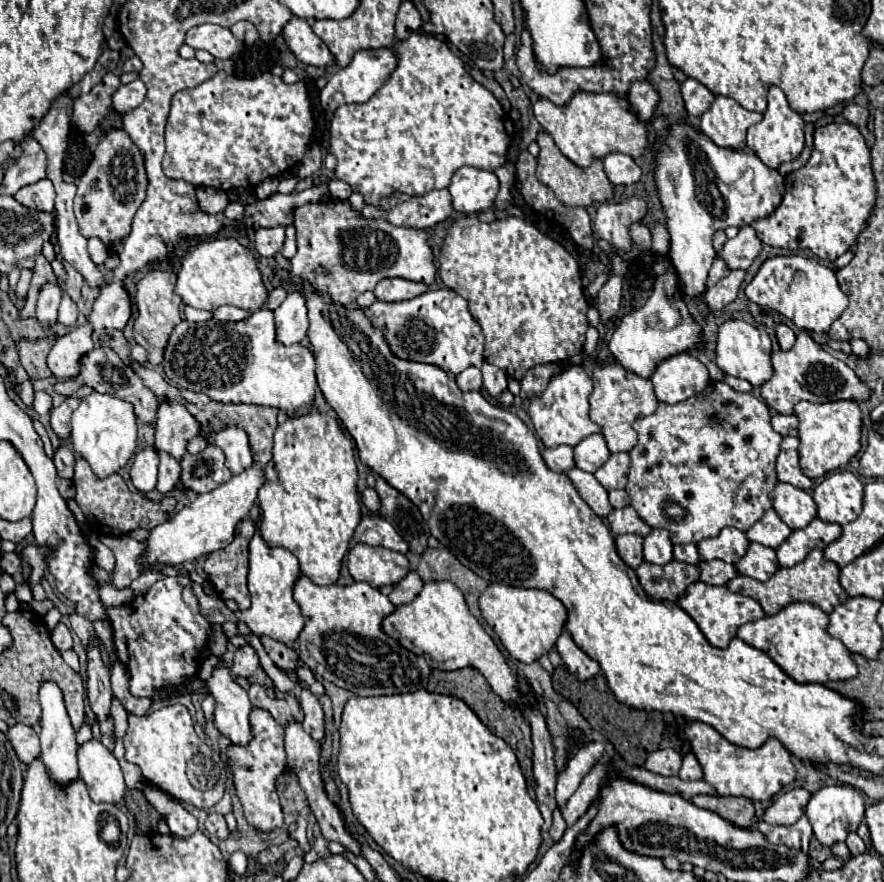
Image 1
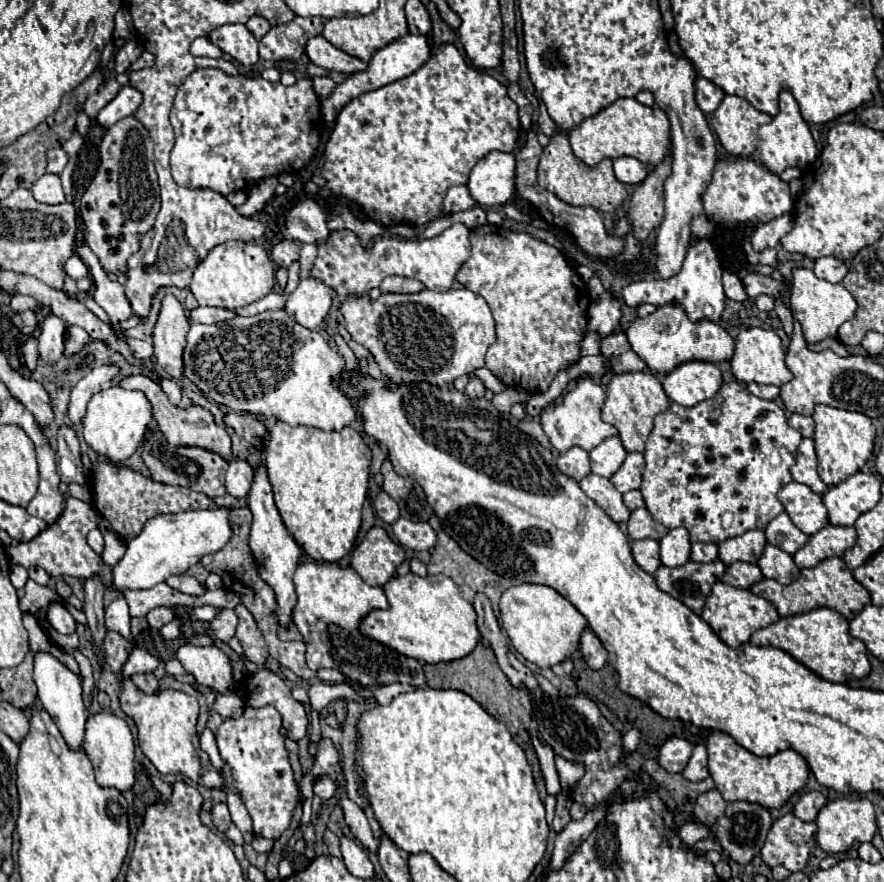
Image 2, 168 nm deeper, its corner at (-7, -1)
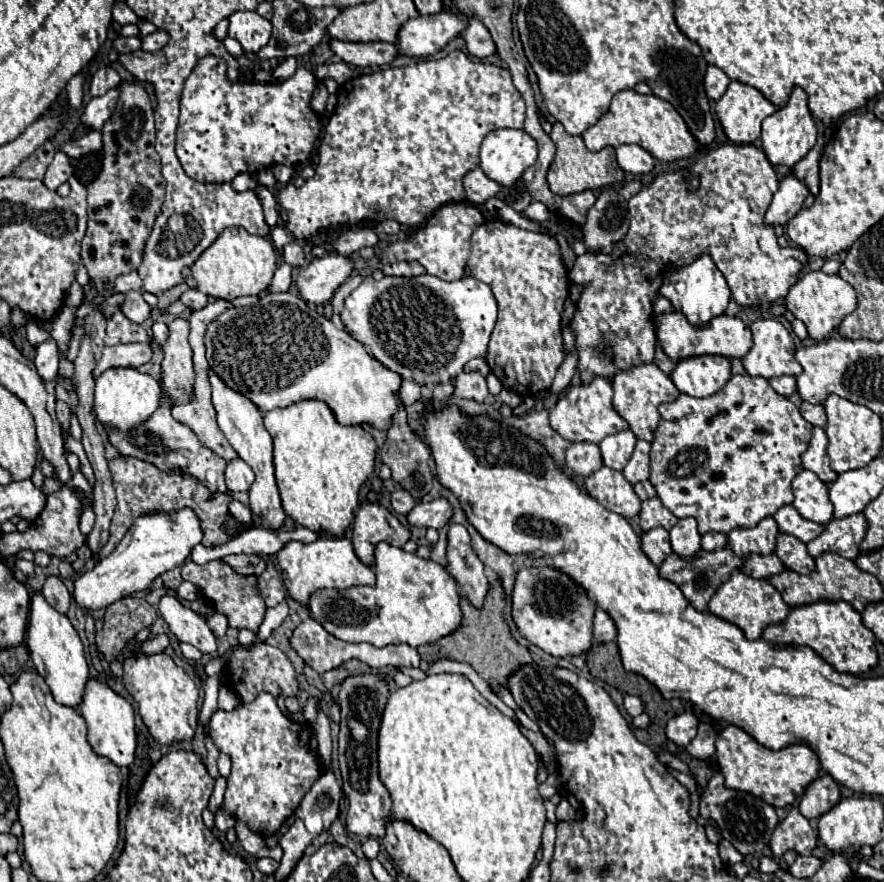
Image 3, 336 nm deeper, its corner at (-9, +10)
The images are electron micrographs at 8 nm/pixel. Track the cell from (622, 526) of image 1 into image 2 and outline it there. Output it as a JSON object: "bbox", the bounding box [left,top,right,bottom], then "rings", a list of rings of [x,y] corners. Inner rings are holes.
{"bbox":[627,508,667,540],"rings":[[[639,508],[631,512],[631,518],[627,522],[627,532],[631,540],[641,540],[641,538],[661,540],[667,534],[667,528],[655,522],[653,516],[647,512],[647,508]]]}

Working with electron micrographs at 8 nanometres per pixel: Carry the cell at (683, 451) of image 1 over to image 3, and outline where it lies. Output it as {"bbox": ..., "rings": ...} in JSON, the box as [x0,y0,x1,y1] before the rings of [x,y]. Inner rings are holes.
{"bbox":[649,375,813,533],"rings":[[[733,375],[729,379],[729,383],[713,393],[711,397],[705,399],[697,399],[697,397],[689,397],[689,395],[679,395],[673,403],[661,403],[659,405],[659,413],[661,413],[661,423],[655,431],[655,441],[651,445],[651,477],[649,481],[653,483],[653,487],[657,489],[657,495],[661,499],[661,503],[679,519],[683,517],[695,517],[699,523],[699,533],[711,533],[711,531],[719,531],[719,533],[729,533],[737,527],[755,527],[763,517],[775,515],[779,507],[793,503],[793,491],[791,491],[791,481],[795,479],[795,475],[799,475],[803,471],[801,465],[801,453],[807,449],[809,439],[811,439],[811,429],[813,425],[809,421],[803,419],[803,415],[799,413],[797,405],[791,403],[787,397],[779,395],[767,379],[763,377],[751,377],[751,375]]]}

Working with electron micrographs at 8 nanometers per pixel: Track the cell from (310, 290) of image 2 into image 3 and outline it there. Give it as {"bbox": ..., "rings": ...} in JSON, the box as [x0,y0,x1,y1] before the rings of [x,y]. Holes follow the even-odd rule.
{"bbox":[297,251,353,305],"rings":[[[329,251],[323,257],[313,259],[307,267],[299,269],[297,287],[301,299],[311,305],[327,303],[335,289],[349,279],[353,271],[353,259],[337,251]]]}

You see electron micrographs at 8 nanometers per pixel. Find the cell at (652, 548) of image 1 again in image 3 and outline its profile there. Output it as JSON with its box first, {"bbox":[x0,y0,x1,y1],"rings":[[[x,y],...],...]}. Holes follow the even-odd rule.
{"bbox":[671,517,701,557],"rings":[[[693,517],[679,519],[679,523],[671,529],[671,547],[679,557],[693,557],[701,549],[701,535]]]}

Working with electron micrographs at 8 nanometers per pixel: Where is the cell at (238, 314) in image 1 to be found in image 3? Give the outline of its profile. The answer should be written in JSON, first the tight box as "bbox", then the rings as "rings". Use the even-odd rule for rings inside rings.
{"bbox":[179,289,207,311],"rings":[[[187,289],[187,291],[179,297],[179,301],[181,301],[185,307],[189,307],[189,309],[199,311],[199,309],[203,309],[203,307],[207,305],[207,295],[201,293],[199,289]]]}

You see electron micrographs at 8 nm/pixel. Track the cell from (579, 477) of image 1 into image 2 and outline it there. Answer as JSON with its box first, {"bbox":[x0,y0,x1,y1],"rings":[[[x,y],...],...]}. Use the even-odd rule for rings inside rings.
{"bbox":[579,474,629,522],"rings":[[[587,474],[579,482],[581,490],[599,506],[605,510],[605,514],[615,522],[627,522],[629,520],[629,508],[623,504],[621,494],[615,490],[611,480],[599,476],[599,474]]]}

